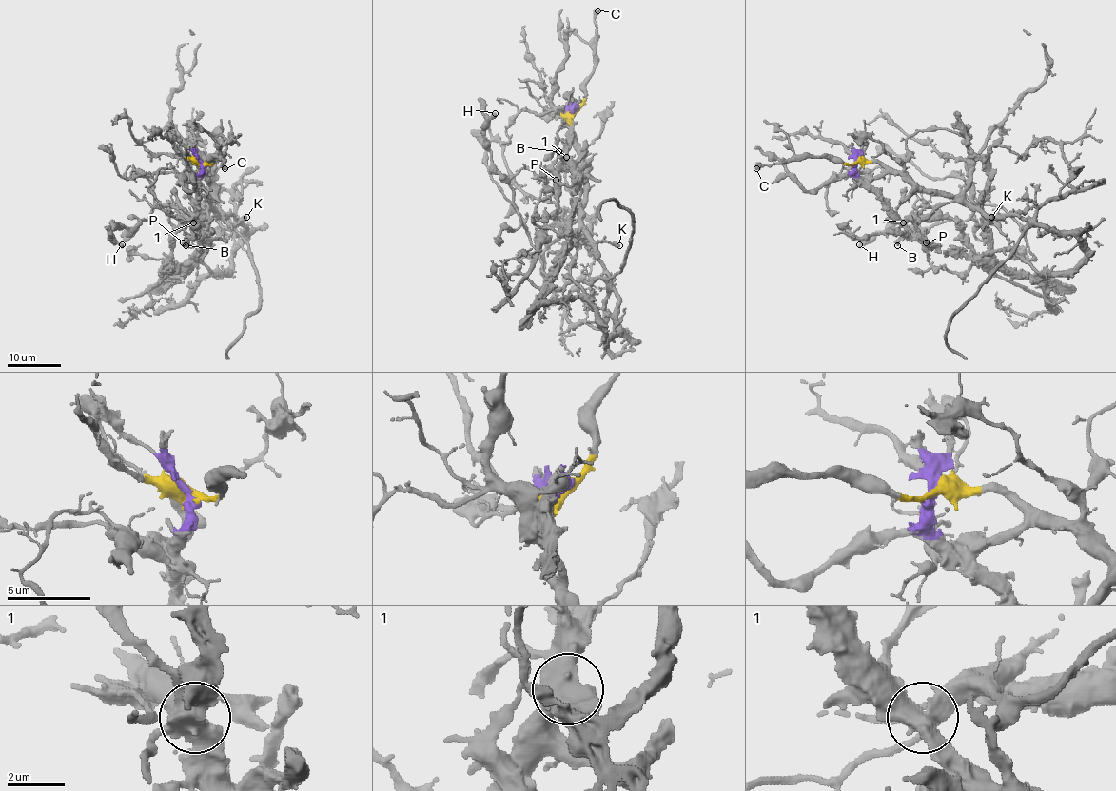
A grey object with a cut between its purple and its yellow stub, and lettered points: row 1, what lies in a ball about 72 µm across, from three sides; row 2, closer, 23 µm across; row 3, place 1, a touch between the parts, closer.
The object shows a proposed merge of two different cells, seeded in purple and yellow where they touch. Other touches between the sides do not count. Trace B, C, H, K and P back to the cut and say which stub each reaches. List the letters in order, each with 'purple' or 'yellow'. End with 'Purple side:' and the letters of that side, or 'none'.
B: purple
C: yellow
H: yellow
K: yellow
P: purple
Purple side: B, P

